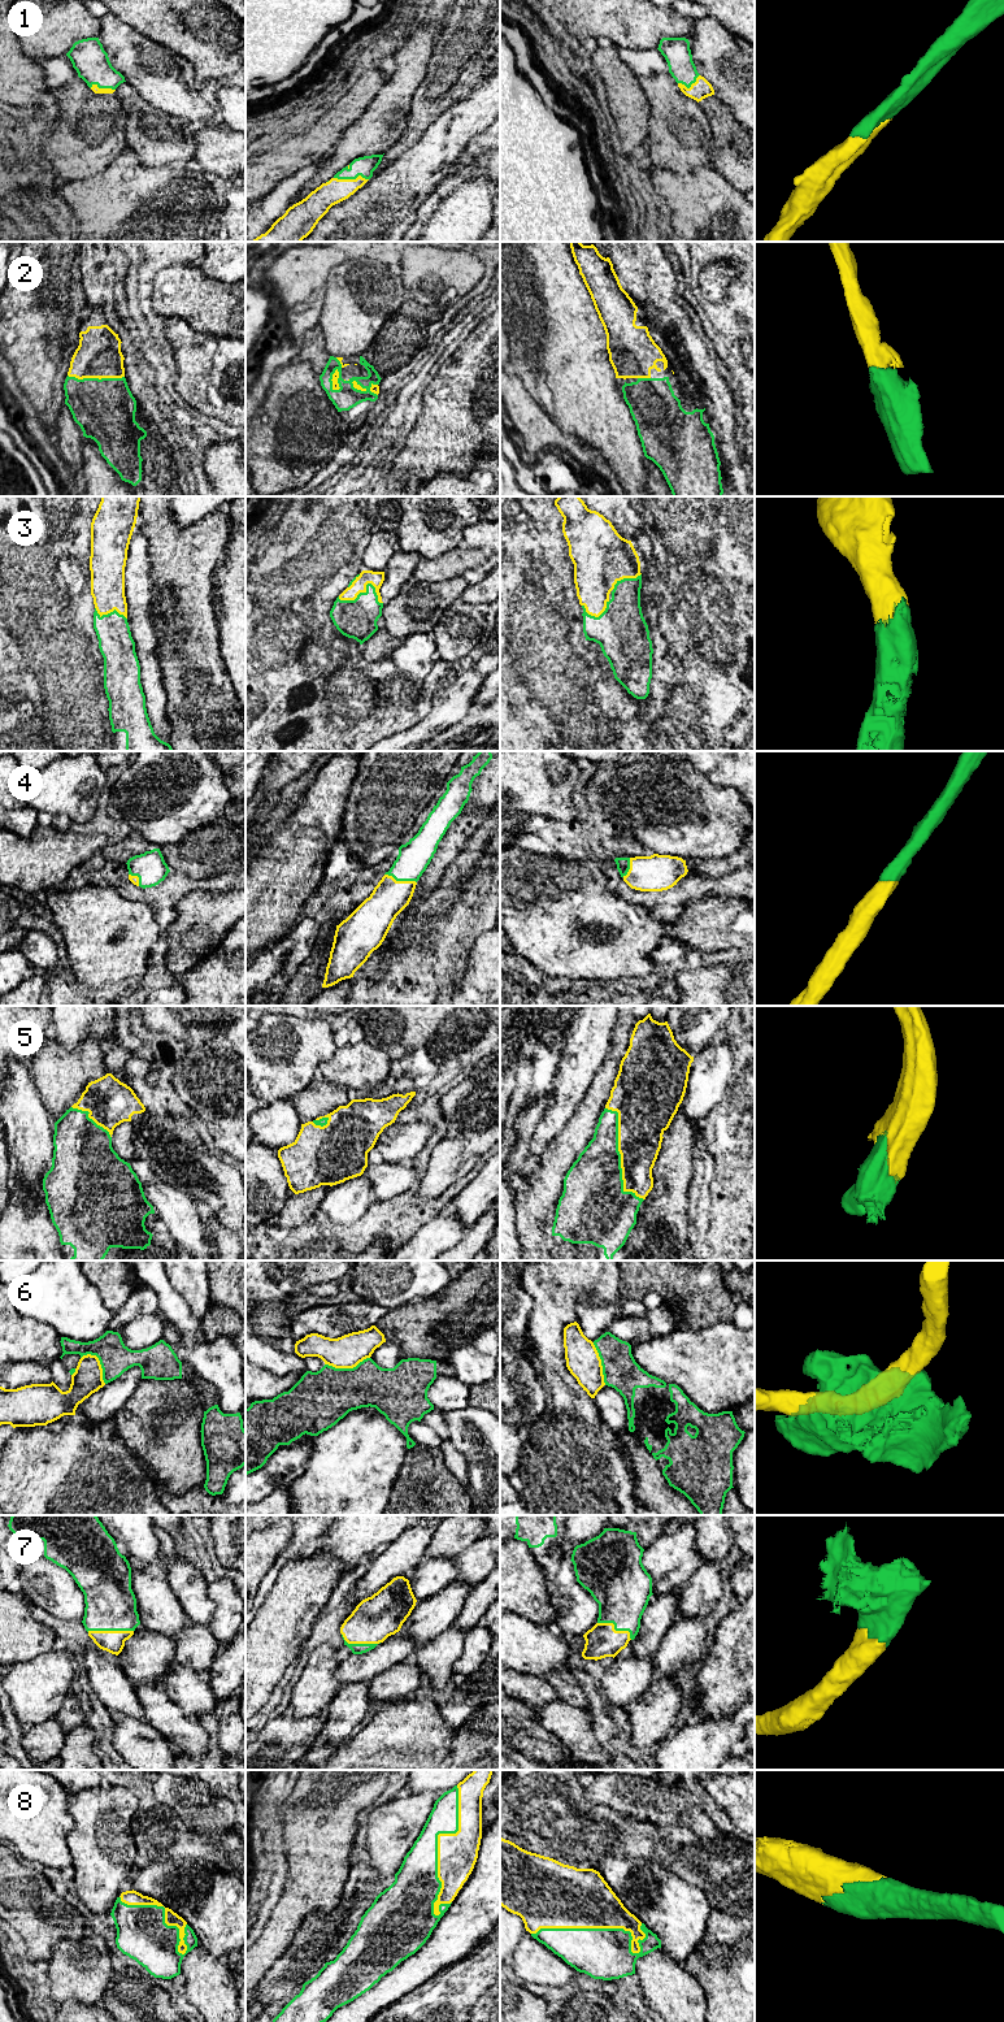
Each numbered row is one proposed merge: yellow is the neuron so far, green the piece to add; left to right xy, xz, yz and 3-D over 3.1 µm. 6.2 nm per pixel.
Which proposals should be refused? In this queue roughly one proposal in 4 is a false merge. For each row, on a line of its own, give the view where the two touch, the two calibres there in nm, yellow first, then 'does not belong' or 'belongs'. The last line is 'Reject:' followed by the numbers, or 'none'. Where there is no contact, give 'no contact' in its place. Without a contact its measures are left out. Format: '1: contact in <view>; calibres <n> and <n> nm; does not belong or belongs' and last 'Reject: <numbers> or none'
1: contact in xz; calibres 160 and 120 nm; belongs
2: contact in xy; calibres 280 and 380 nm; belongs
3: contact in xz; calibres 90 and 240 nm; belongs
4: contact in xz; calibres 220 and 200 nm; belongs
5: contact in yz; calibres 300 and 360 nm; belongs
6: contact in xz; calibres 200 and 340 nm; does not belong
7: contact in xy; calibres 140 and 320 nm; belongs
8: contact in xz; calibres 240 and 260 nm; belongs
Reject: 6

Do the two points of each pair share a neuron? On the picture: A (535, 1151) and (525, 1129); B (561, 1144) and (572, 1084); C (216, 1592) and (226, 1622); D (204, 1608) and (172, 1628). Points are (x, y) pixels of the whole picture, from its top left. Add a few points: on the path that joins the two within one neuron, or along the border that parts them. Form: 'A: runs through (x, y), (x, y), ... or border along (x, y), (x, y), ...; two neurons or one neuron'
A: border along (543, 1114), (535, 1128), (524, 1172); two neurons
B: border along (581, 1102), (564, 1129), (544, 1151); two neurons
C: runs through (224, 1600), (226, 1602), (226, 1614); one neuron
D: border along (173, 1592), (188, 1619); two neurons

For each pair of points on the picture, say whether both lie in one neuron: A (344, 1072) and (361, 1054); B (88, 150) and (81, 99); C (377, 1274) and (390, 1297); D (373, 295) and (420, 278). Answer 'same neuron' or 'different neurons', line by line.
A: same neuron
B: same neuron
C: same neuron
D: different neurons

